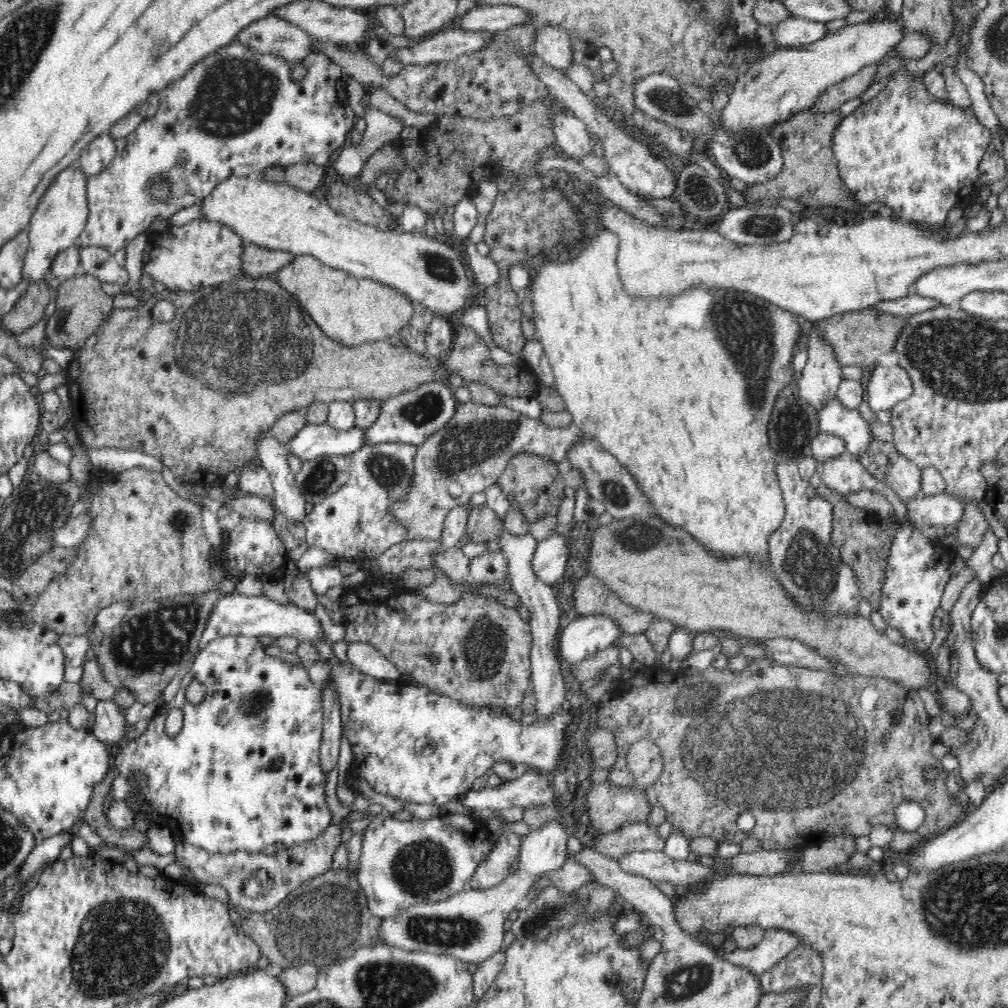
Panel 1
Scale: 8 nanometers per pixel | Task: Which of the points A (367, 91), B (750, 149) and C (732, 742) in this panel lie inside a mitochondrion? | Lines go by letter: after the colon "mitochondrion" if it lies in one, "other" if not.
A: other
B: mitochondrion
C: mitochondrion

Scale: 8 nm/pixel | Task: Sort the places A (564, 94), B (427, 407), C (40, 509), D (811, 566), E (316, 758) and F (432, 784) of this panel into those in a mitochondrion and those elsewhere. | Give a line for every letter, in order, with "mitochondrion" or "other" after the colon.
A: other
B: mitochondrion
C: mitochondrion
D: mitochondrion
E: other
F: other

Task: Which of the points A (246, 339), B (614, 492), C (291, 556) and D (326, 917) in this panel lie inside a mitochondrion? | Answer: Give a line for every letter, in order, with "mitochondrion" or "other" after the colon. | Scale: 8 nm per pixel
A: mitochondrion
B: mitochondrion
C: other
D: mitochondrion

